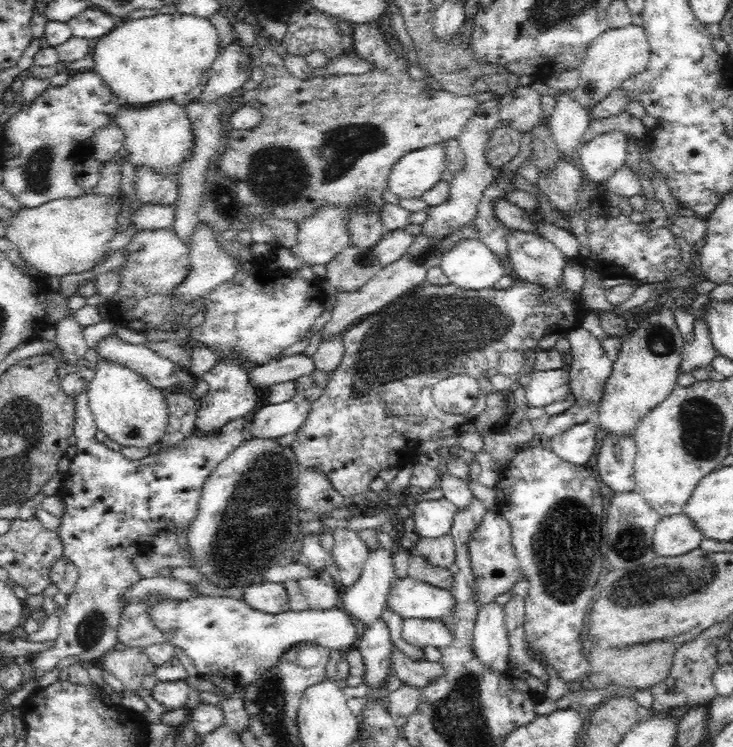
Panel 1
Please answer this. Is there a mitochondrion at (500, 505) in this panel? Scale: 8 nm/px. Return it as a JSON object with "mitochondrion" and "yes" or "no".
{"mitochondrion":"no"}

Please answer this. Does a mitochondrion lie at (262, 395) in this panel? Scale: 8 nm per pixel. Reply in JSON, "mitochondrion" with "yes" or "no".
{"mitochondrion":"no"}

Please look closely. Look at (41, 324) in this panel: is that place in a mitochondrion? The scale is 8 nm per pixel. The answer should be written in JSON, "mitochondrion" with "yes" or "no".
{"mitochondrion":"no"}

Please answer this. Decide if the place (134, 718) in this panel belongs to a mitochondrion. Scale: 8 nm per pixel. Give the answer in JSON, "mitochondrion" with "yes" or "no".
{"mitochondrion":"no"}

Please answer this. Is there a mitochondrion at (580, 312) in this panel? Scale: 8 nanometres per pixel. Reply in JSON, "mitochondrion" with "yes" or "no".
{"mitochondrion":"no"}

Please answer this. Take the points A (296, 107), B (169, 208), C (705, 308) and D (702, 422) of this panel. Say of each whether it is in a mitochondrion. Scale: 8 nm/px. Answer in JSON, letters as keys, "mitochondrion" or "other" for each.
{"A":"other","B":"other","C":"other","D":"mitochondrion"}

